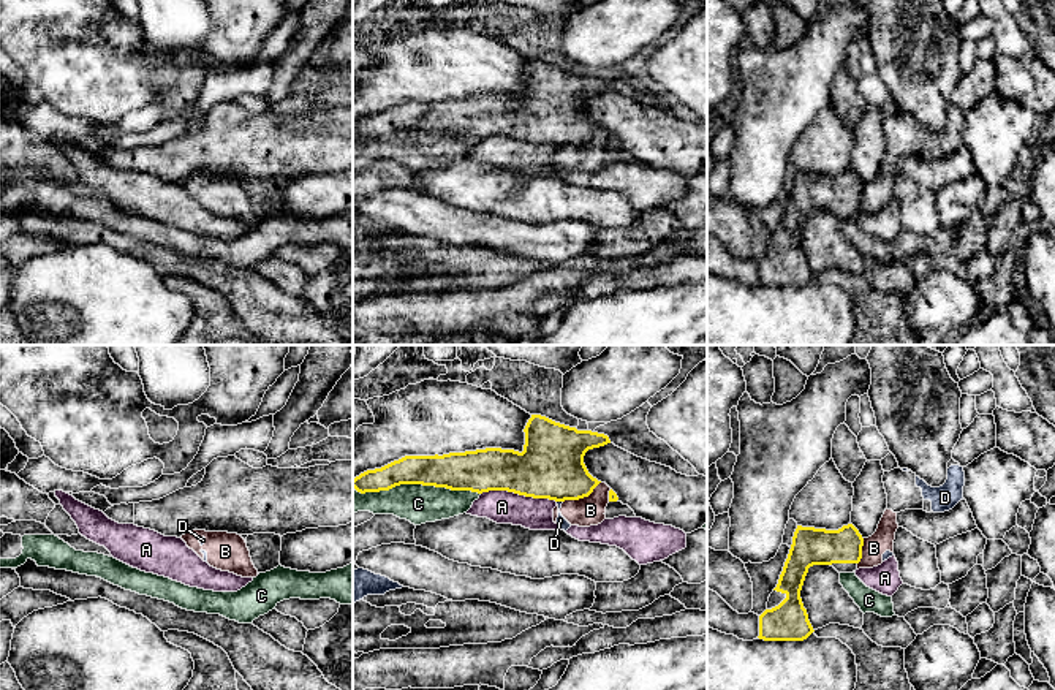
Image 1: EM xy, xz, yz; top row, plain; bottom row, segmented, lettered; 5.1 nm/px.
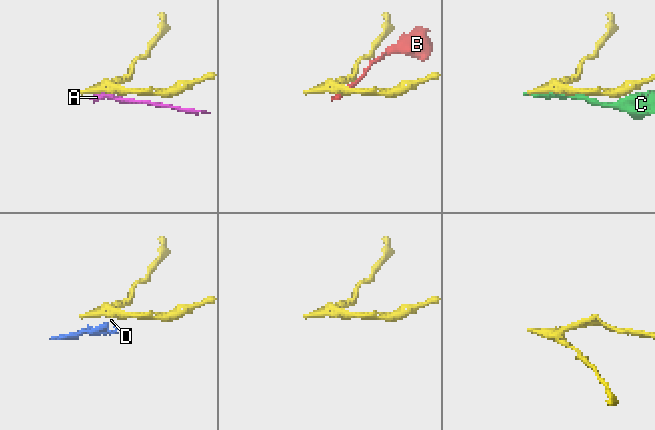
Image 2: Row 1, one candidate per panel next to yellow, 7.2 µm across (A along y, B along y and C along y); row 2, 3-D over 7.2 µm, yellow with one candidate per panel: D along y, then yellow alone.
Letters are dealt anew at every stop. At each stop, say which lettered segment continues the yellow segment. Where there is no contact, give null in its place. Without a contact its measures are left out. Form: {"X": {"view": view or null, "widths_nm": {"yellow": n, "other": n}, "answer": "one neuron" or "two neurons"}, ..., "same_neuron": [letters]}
{"A": {"view": "xz", "widths_nm": {"yellow": 320, "other": 170}, "answer": "two neurons"}, "B": {"view": "xz", "widths_nm": {"yellow": 320, "other": 150}, "answer": "two neurons"}, "C": {"view": "xz", "widths_nm": {"yellow": 190, "other": 200}, "answer": "two neurons"}, "D": {"view": "xz", "widths_nm": {"yellow": 320, "other": 50}, "answer": "two neurons"}, "same_neuron": []}

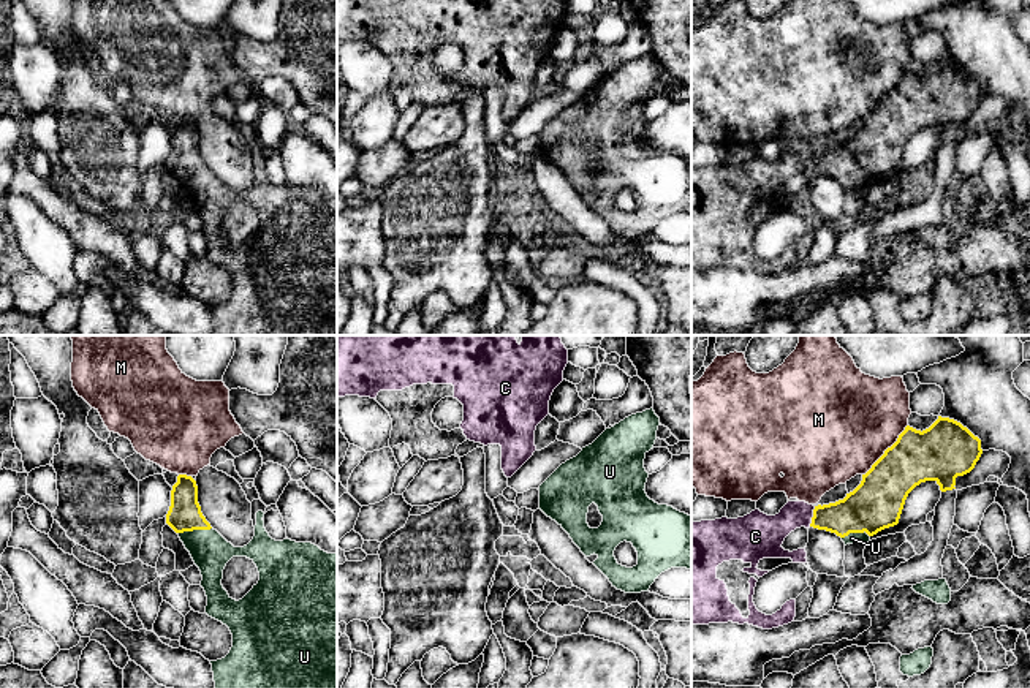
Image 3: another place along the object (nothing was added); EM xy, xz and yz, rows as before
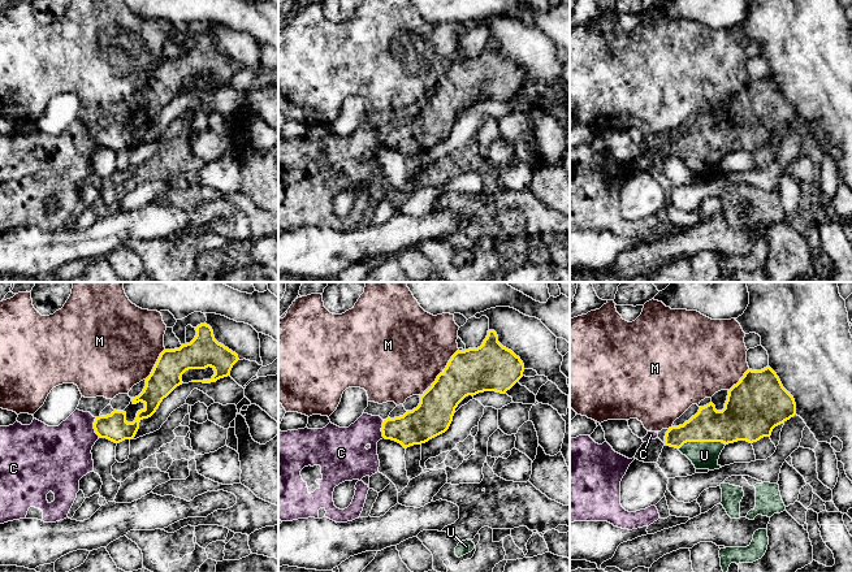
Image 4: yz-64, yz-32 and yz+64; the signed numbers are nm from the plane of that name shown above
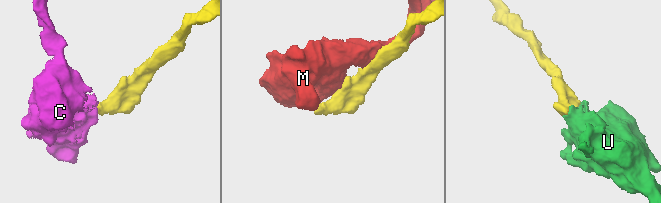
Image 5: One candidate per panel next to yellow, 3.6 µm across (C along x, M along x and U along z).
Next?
{"C": {"view": "yz", "widths_nm": {"yellow": 220, "other": 180}, "answer": "two neurons"}, "M": {"view": "yz", "widths_nm": {"yellow": 280, "other": 500}, "answer": "two neurons"}, "U": {"view": "xy", "widths_nm": {"yellow": 170, "other": 200}, "answer": "one neuron"}, "same_neuron": ["U"]}

